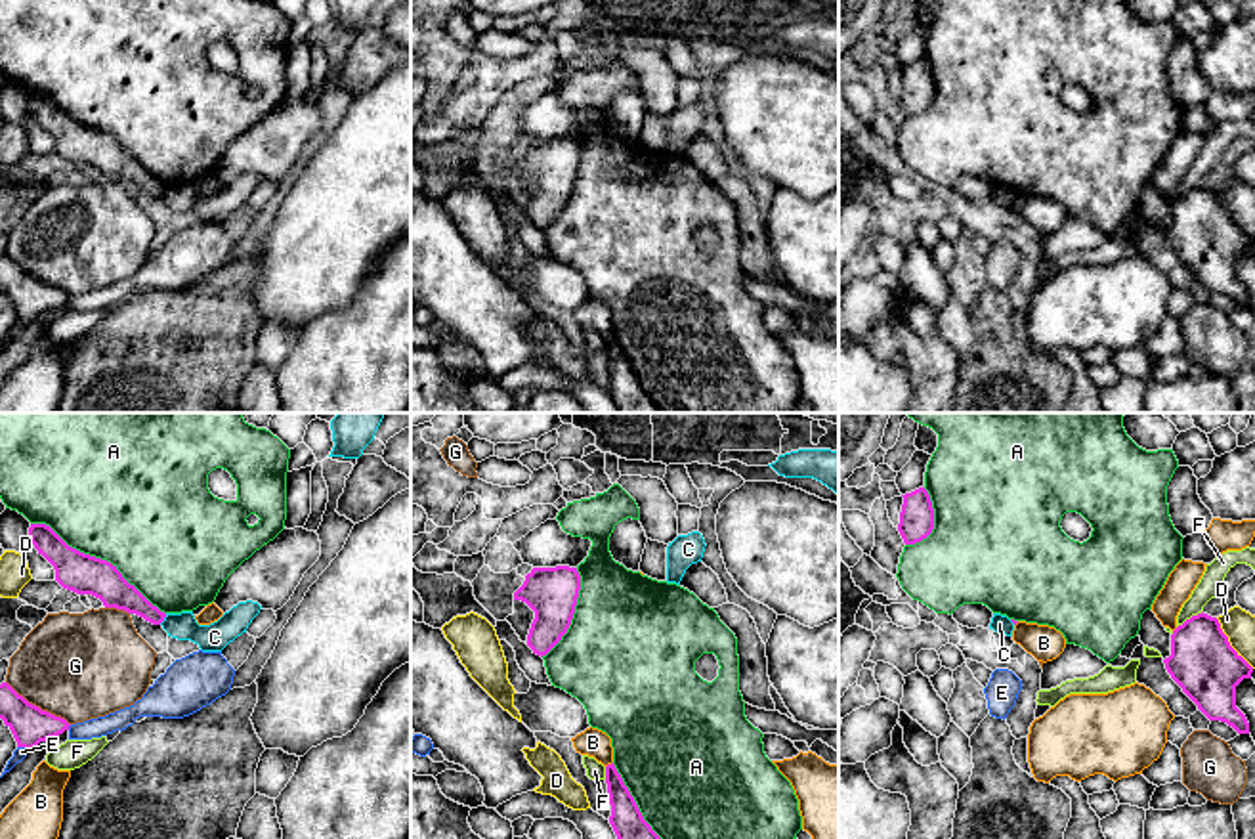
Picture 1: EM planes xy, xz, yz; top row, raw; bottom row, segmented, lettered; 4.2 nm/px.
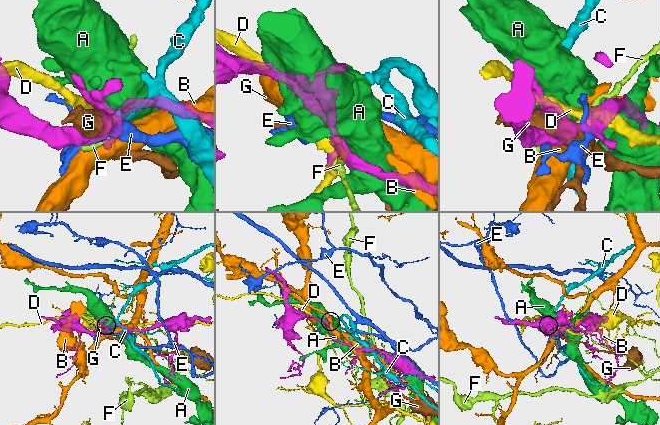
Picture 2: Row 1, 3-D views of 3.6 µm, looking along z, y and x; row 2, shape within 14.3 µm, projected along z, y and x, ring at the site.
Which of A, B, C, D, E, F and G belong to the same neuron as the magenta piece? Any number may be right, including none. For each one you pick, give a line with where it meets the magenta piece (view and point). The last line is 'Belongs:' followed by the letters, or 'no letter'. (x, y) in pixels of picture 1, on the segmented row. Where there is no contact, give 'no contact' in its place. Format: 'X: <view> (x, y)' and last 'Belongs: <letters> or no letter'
Belongs: no letter

